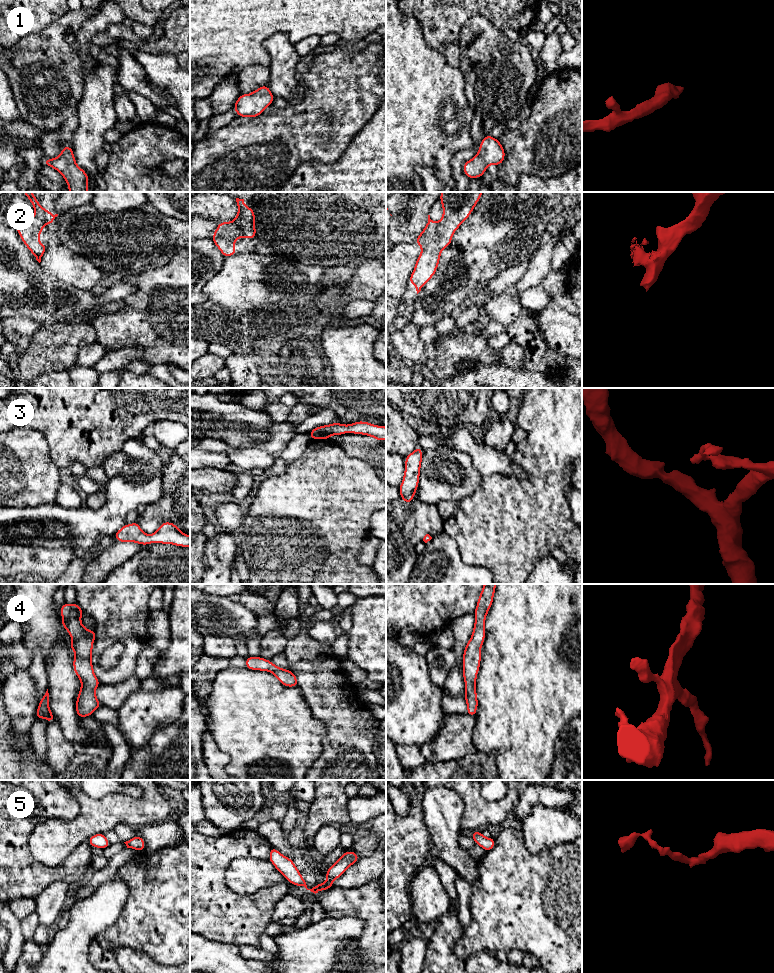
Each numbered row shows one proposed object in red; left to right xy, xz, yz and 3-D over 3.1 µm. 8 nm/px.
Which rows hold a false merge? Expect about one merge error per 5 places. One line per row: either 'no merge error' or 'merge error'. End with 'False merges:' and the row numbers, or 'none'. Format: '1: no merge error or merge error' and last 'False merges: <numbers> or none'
1: no merge error
2: no merge error
3: no merge error
4: no merge error
5: no merge error
False merges: none

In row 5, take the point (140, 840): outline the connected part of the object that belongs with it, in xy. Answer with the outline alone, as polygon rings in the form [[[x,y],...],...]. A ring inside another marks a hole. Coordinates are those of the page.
[[[134,836],[124,843],[126,844],[127,848],[136,849],[139,852],[143,852],[145,848],[145,840],[140,836]]]

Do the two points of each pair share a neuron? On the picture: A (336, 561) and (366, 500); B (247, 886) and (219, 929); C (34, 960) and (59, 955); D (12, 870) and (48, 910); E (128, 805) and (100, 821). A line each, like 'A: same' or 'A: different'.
A: same
B: different
C: different
D: different
E: same

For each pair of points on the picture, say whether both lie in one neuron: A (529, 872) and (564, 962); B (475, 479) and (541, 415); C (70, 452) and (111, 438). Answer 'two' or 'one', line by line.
A: one
B: two
C: one

